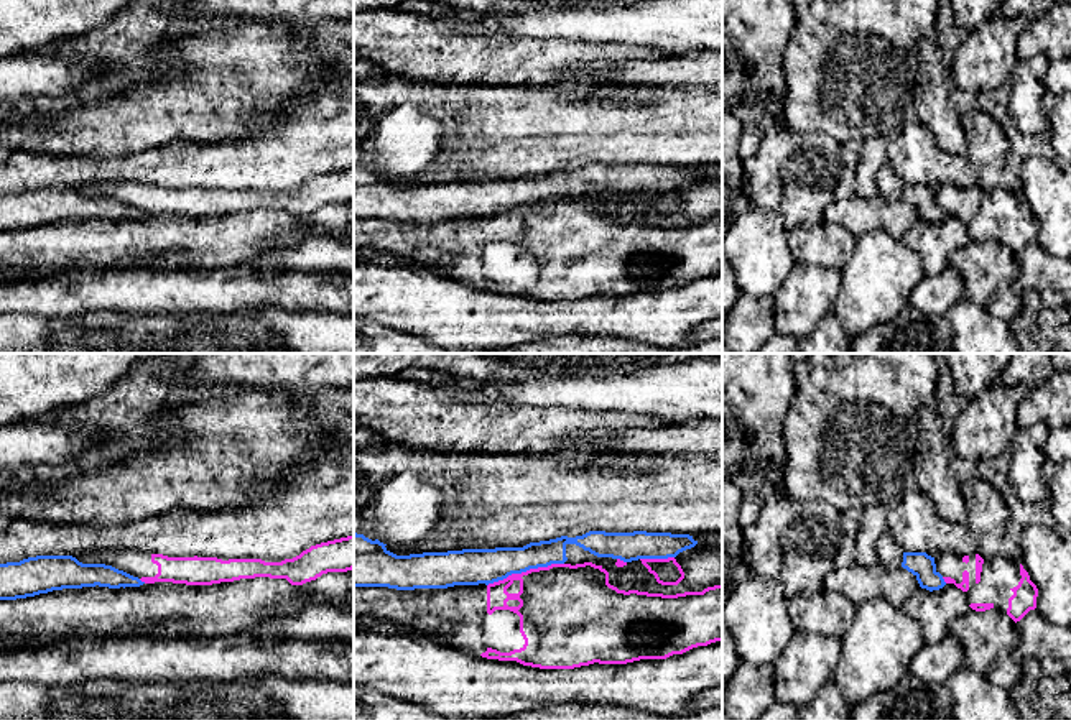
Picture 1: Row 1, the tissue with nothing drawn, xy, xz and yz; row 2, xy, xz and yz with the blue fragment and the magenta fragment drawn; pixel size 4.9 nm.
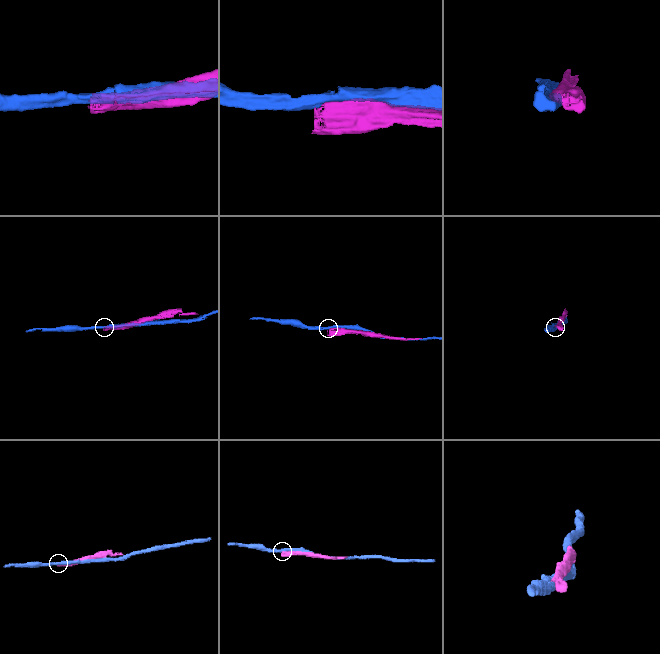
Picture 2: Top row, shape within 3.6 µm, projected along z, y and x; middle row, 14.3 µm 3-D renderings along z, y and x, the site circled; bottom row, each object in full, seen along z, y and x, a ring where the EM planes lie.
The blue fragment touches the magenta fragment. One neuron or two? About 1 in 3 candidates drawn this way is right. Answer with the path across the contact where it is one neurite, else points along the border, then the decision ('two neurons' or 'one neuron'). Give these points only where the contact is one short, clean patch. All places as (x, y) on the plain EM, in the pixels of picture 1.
two neurons

